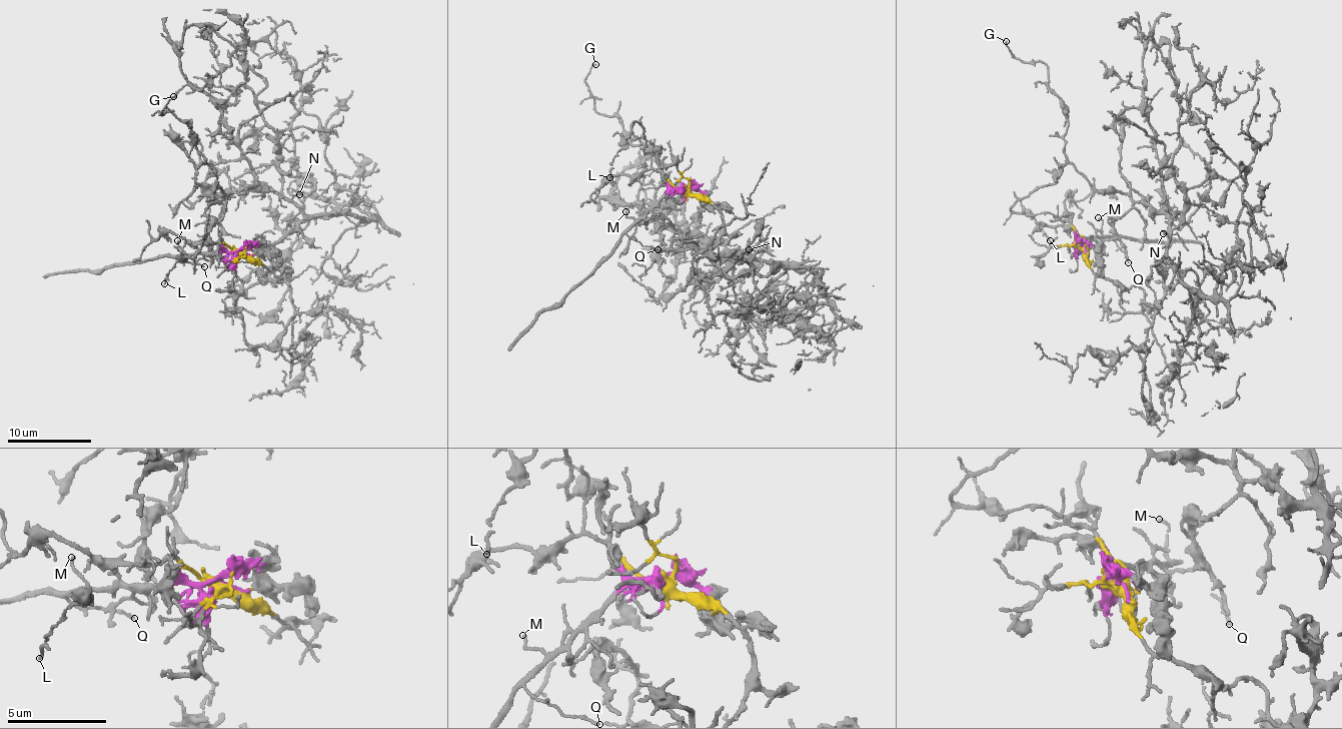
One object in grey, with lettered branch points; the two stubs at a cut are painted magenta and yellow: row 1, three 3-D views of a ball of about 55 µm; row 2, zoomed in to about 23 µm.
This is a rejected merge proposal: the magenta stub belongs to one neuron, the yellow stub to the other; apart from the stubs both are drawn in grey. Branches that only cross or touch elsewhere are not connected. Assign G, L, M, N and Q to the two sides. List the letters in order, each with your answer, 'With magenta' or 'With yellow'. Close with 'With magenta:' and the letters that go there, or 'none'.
G: With yellow
L: With yellow
M: With magenta
N: With yellow
Q: With magenta
With magenta: M, Q

